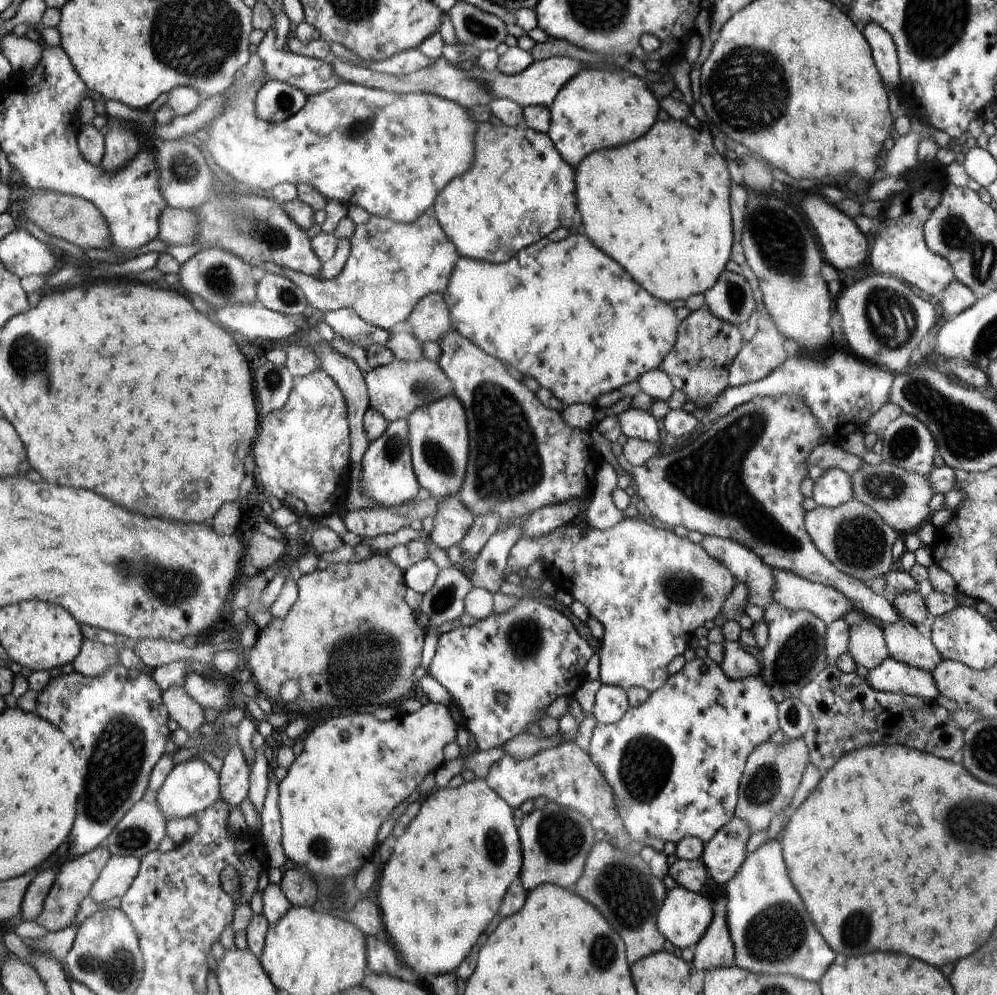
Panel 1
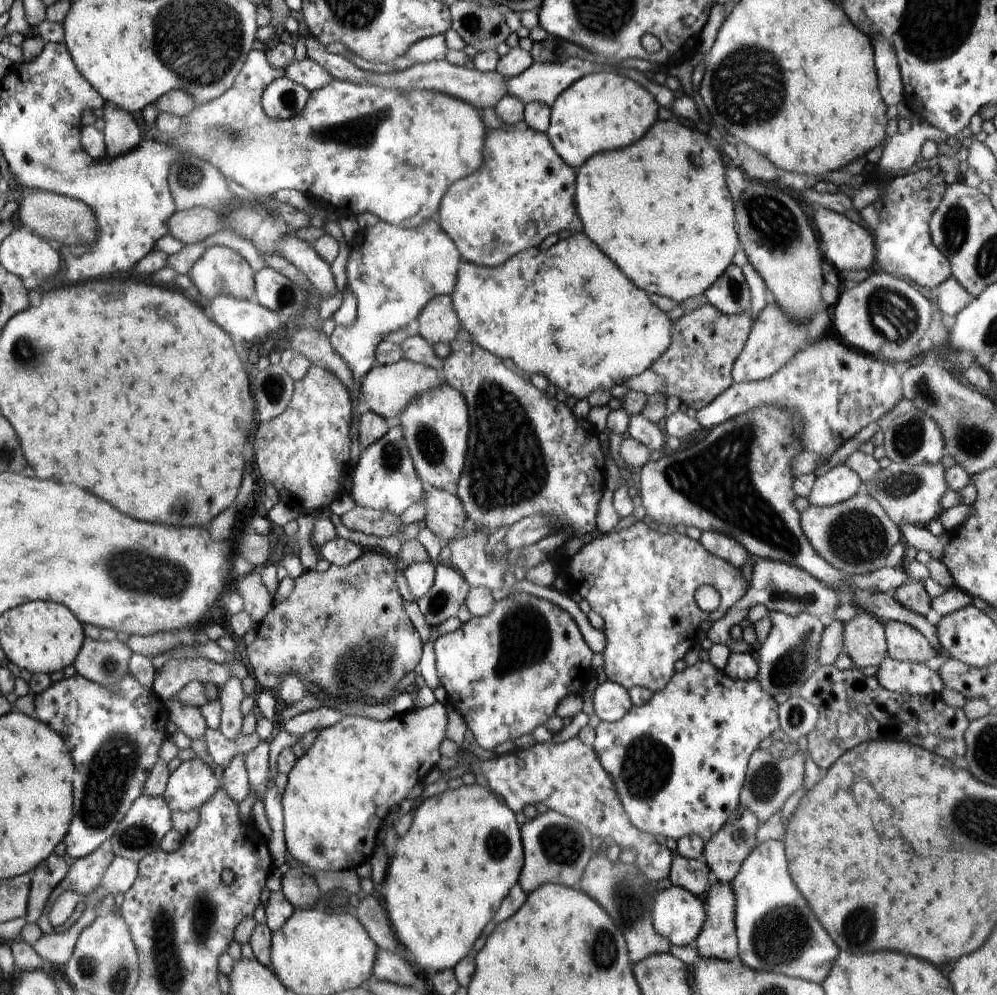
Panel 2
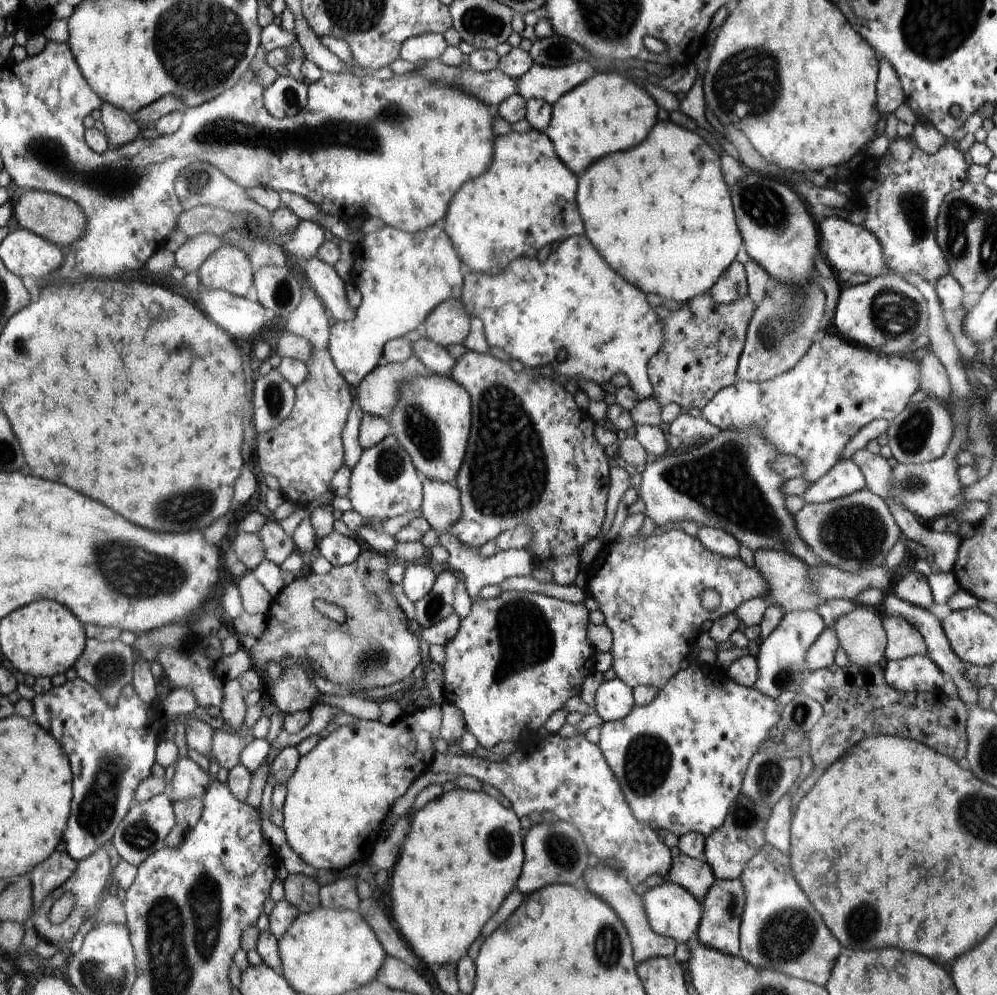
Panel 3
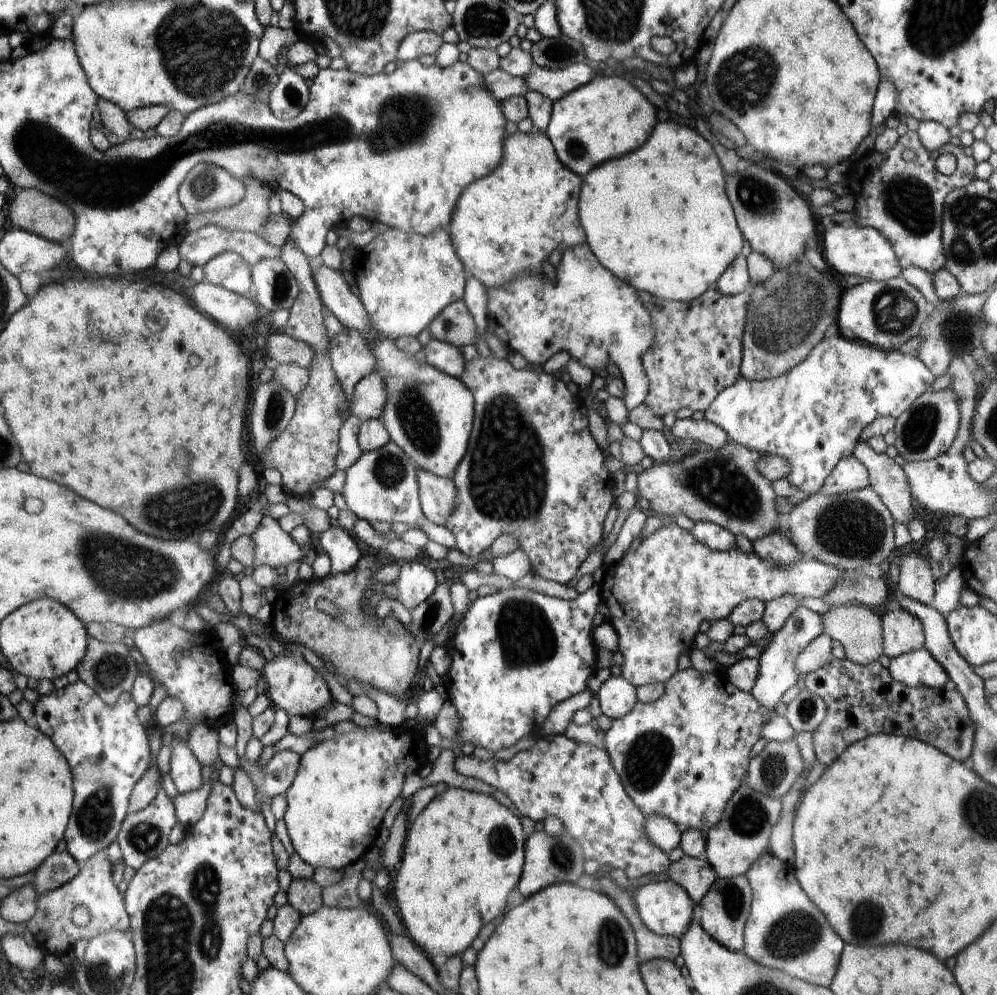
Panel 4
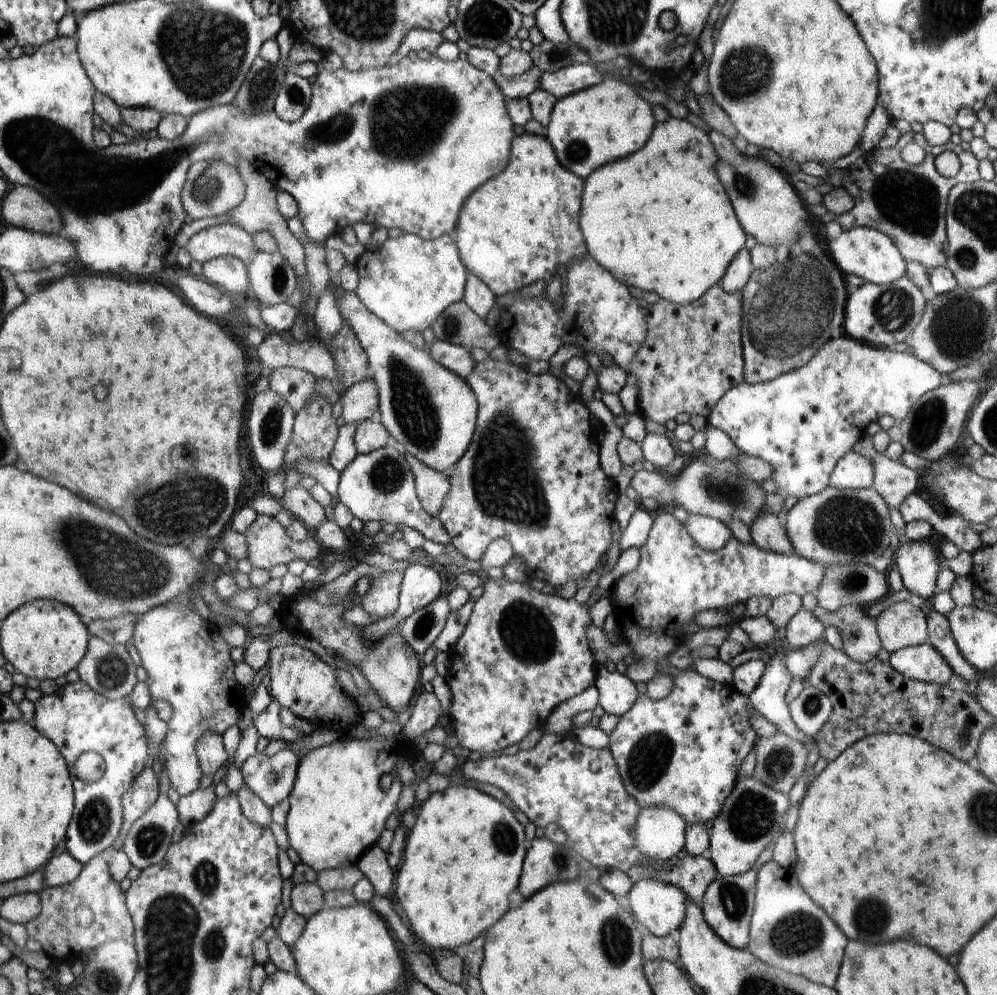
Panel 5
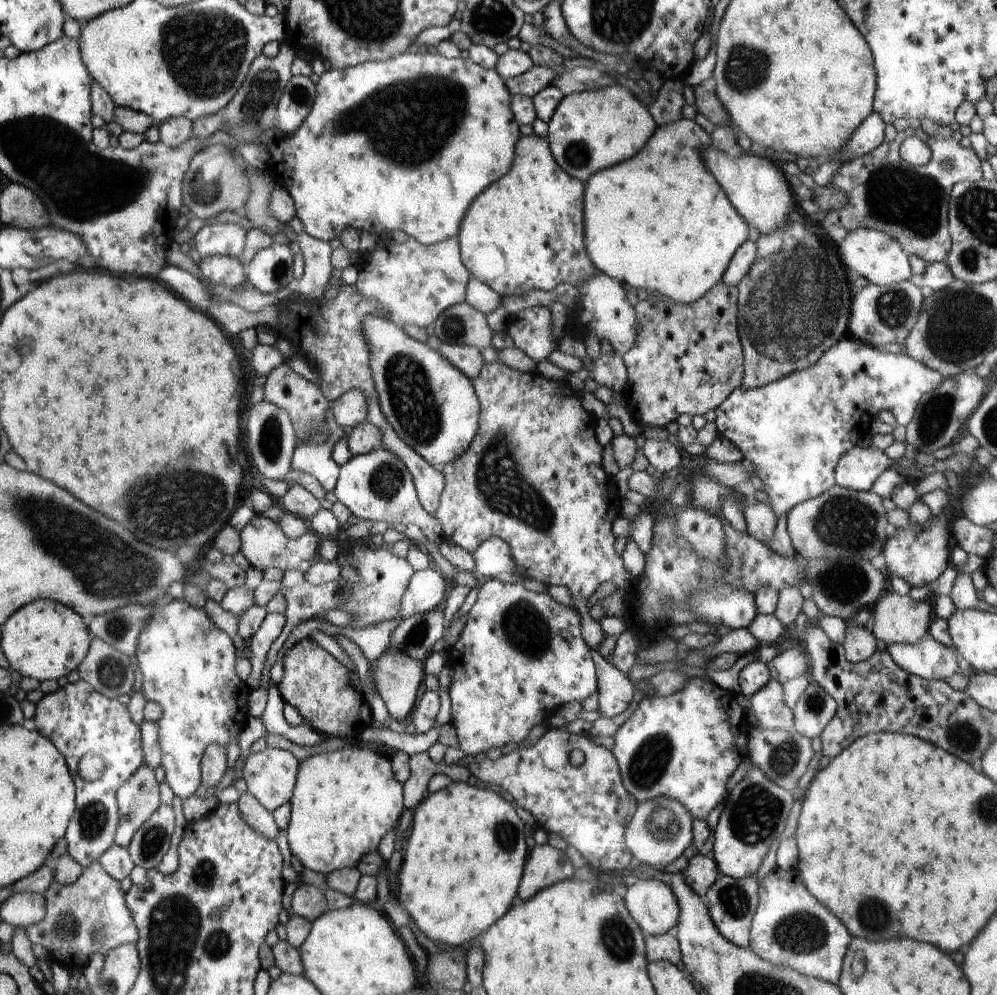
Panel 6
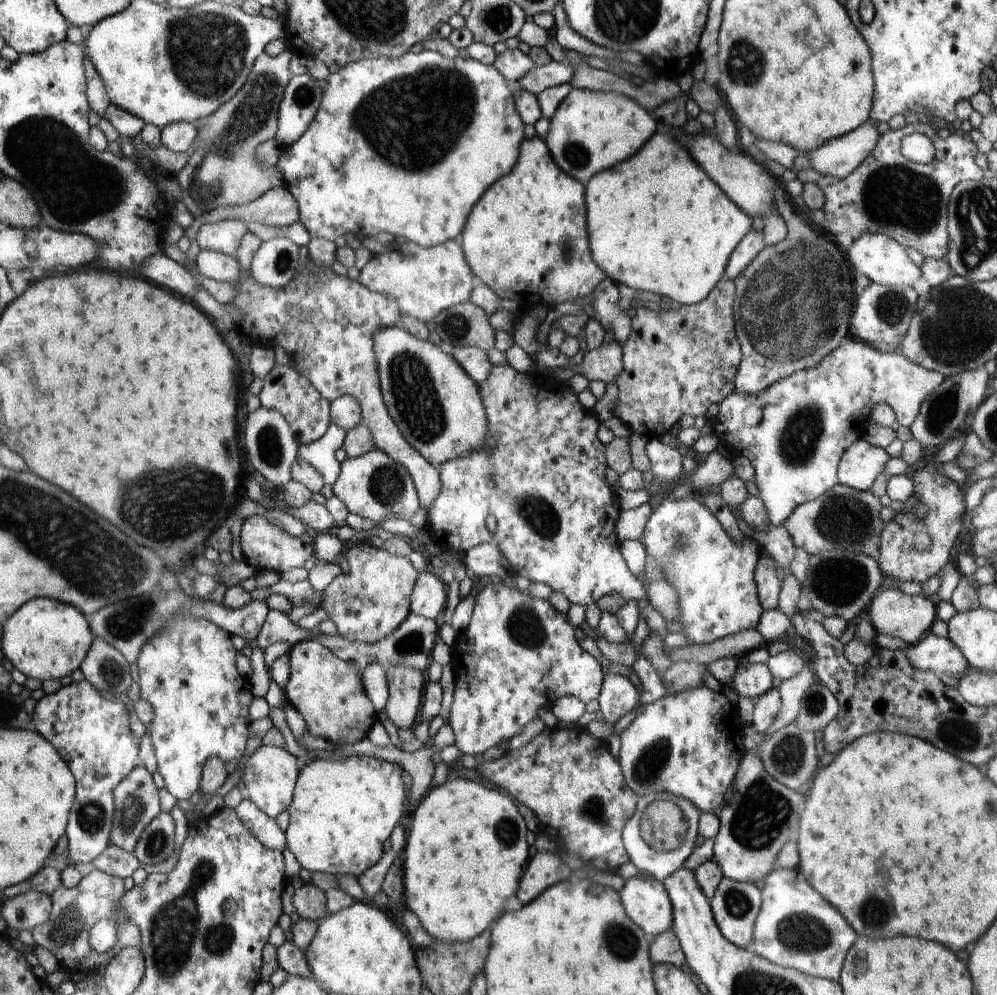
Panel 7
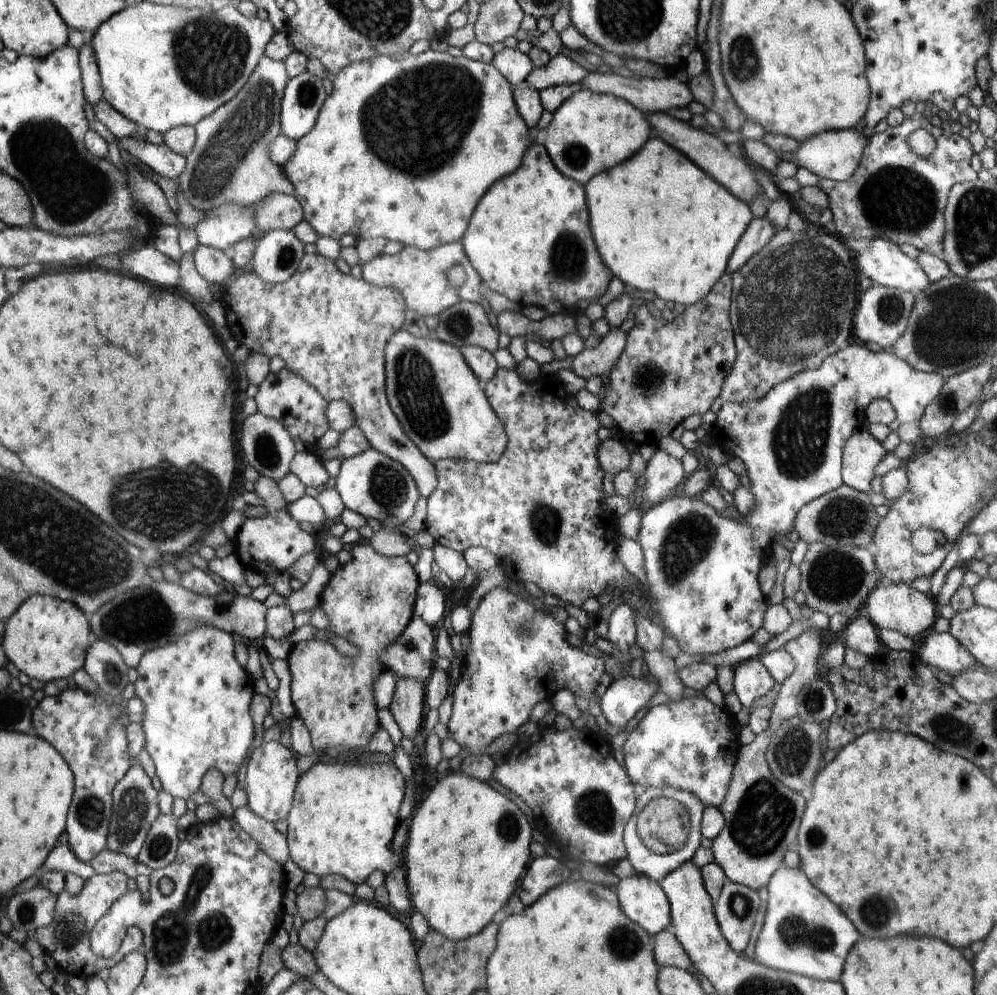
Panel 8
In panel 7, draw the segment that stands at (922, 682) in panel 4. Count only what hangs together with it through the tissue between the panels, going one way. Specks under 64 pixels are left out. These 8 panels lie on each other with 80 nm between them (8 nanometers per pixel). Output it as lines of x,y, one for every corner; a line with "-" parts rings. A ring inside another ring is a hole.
926,634
915,645
902,651
906,660
919,671
933,672
939,678
946,675
962,676
970,669
959,648
946,637

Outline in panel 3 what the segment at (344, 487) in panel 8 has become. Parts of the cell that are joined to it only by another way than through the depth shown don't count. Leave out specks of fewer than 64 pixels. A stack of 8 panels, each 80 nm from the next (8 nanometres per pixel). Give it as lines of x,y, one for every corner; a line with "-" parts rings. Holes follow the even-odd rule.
392,433
386,436
382,442
363,449
358,464
351,468
350,491
345,501
352,503
353,510
359,512
365,519
382,519
386,521
394,516
402,516
406,512
421,508
422,499
423,484
416,467
413,465
406,449
-
437,532
438,542
448,555
445,564
453,571
460,572
464,576
467,593
472,597
478,597
485,587
499,585
510,577
527,577
533,570
533,558
528,549
510,549
509,551
497,551
493,556
483,558
478,547
467,547
460,542
459,538
451,533

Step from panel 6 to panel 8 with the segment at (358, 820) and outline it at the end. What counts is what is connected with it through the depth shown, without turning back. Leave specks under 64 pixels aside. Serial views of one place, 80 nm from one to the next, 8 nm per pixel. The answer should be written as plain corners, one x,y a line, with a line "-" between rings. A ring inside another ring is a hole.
314,763
305,773
299,775
288,818
288,830
285,834
289,848
289,858
304,872
312,872
322,878
328,875
340,875
356,886
365,882
375,870
390,874
402,857
392,850
392,839
400,817
398,811
404,798
405,780
395,766
389,763
326,764

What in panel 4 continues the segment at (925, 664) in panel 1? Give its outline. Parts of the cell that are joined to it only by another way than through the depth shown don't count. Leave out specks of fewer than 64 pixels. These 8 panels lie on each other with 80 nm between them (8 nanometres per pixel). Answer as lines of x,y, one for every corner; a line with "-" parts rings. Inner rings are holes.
898,608
888,610
882,617
883,654
891,660
910,651
924,649
925,634
918,617

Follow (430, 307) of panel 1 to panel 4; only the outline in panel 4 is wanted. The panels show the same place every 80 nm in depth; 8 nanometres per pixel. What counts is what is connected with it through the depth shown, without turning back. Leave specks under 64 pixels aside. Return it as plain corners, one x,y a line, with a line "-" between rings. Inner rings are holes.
463,300
445,306
427,326
432,339
462,348
477,339
472,313

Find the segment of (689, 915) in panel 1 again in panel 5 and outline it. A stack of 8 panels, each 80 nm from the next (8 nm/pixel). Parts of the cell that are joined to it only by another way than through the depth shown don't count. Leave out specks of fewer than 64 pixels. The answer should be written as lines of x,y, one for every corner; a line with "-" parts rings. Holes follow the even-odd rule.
643,879
633,884
631,891
624,901
641,928
648,929
653,935
663,937
672,930
683,926
687,907
686,893
672,883
654,879

